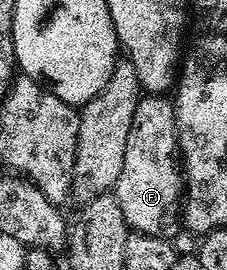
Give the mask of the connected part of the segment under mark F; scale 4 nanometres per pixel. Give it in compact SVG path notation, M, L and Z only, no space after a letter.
M145 93L135 105L135 117L131 117L127 149L123 153L123 169L119 169L119 181L111 189L111 194L119 201L119 209L123 209L123 217L130 232L172 240L177 223L179 227L183 160L177 146L174 100L165 98L169 97Z

